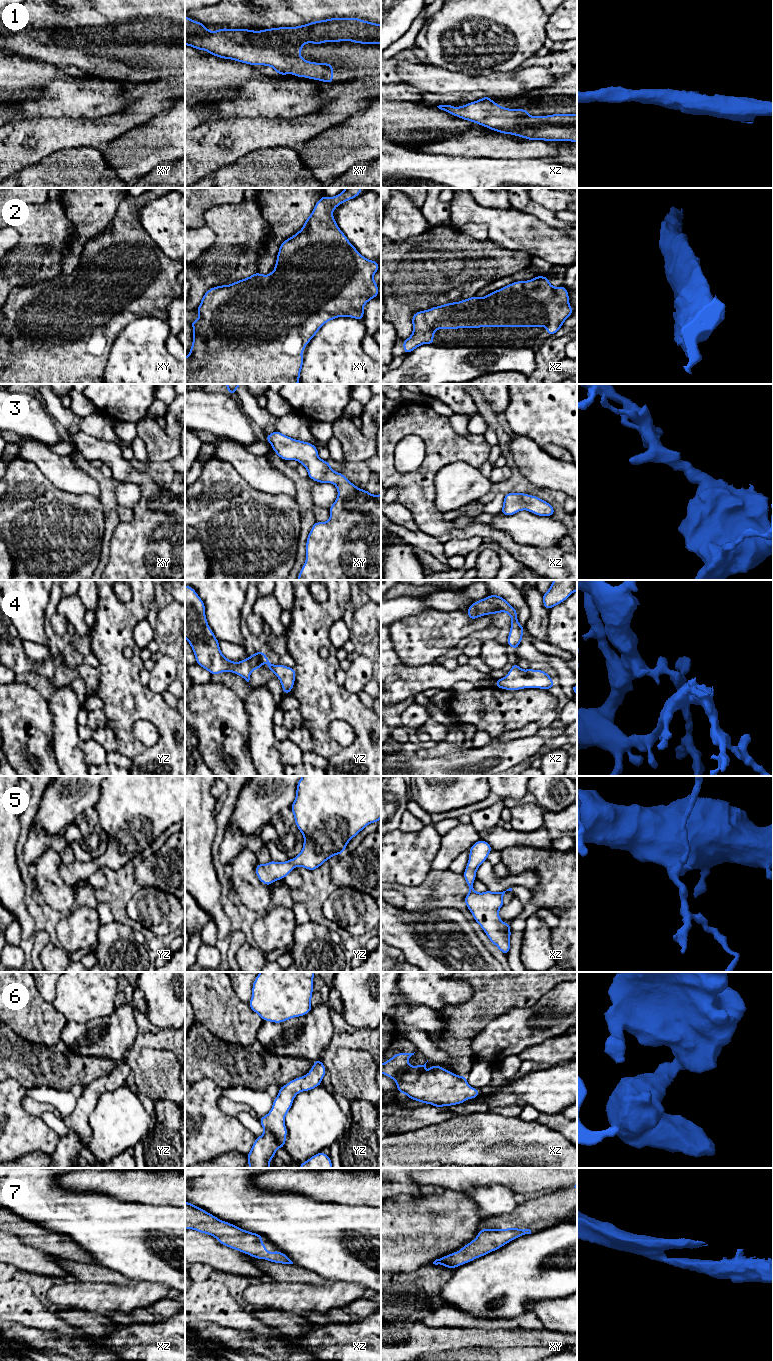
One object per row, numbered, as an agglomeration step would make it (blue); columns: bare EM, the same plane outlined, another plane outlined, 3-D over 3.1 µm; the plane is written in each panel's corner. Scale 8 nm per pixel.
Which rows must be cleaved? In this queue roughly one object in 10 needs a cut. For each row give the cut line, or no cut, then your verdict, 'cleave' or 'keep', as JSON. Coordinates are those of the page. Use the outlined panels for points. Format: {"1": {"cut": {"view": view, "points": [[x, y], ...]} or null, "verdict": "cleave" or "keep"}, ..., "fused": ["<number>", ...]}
{"1": {"cut": null, "verdict": "keep"}, "2": {"cut": null, "verdict": "keep"}, "3": {"cut": null, "verdict": "keep"}, "4": {"cut": null, "verdict": "keep"}, "5": {"cut": null, "verdict": "keep"}, "6": {"cut": null, "verdict": "keep"}, "7": {"cut": null, "verdict": "keep"}, "fused": []}

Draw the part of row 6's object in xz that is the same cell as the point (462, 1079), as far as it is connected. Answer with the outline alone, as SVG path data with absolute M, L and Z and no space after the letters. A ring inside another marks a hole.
M396 1053L381 1064L381 1073L396 1082L400 1093L436 1108L461 1104L479 1096L480 1091L471 1087L465 1076L455 1075L439 1065L432 1065L424 1074L428 1060L424 1065L410 1066L408 1059L414 1053Z

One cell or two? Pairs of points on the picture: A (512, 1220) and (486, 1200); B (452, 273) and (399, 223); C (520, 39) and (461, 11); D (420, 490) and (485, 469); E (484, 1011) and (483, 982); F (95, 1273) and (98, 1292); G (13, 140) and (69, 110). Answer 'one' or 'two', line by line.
A: two
B: two
C: one
D: two
E: one
F: two
G: two

